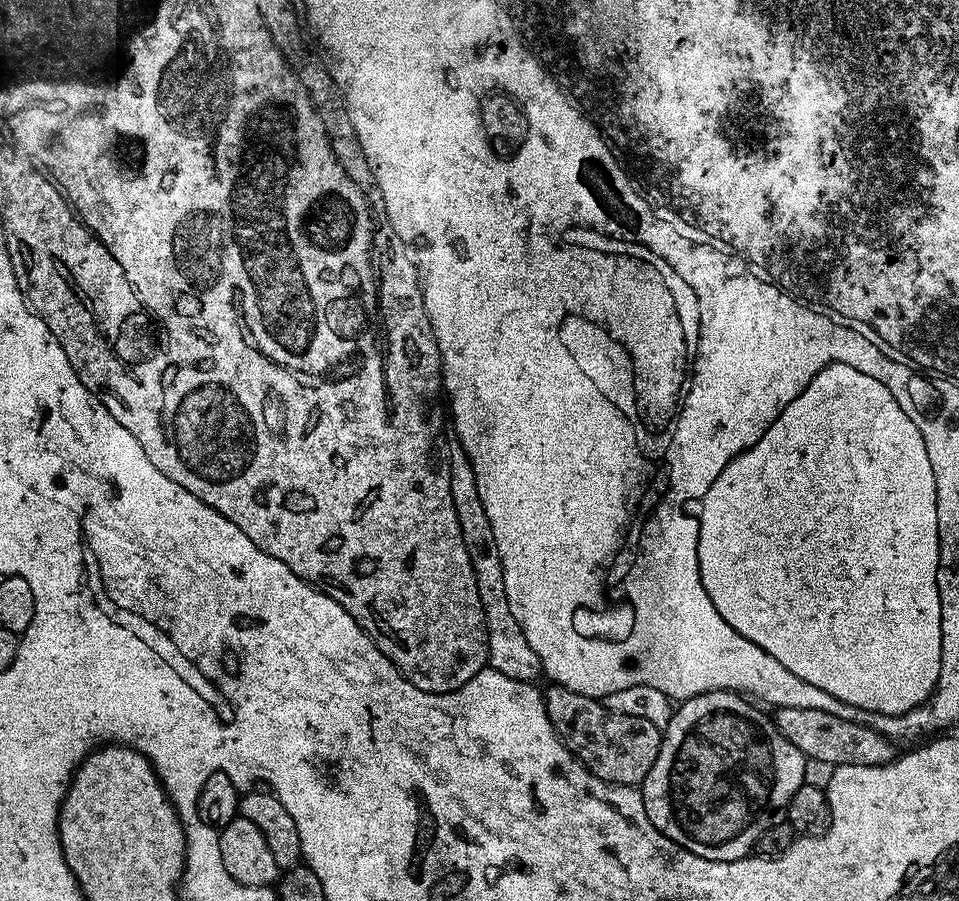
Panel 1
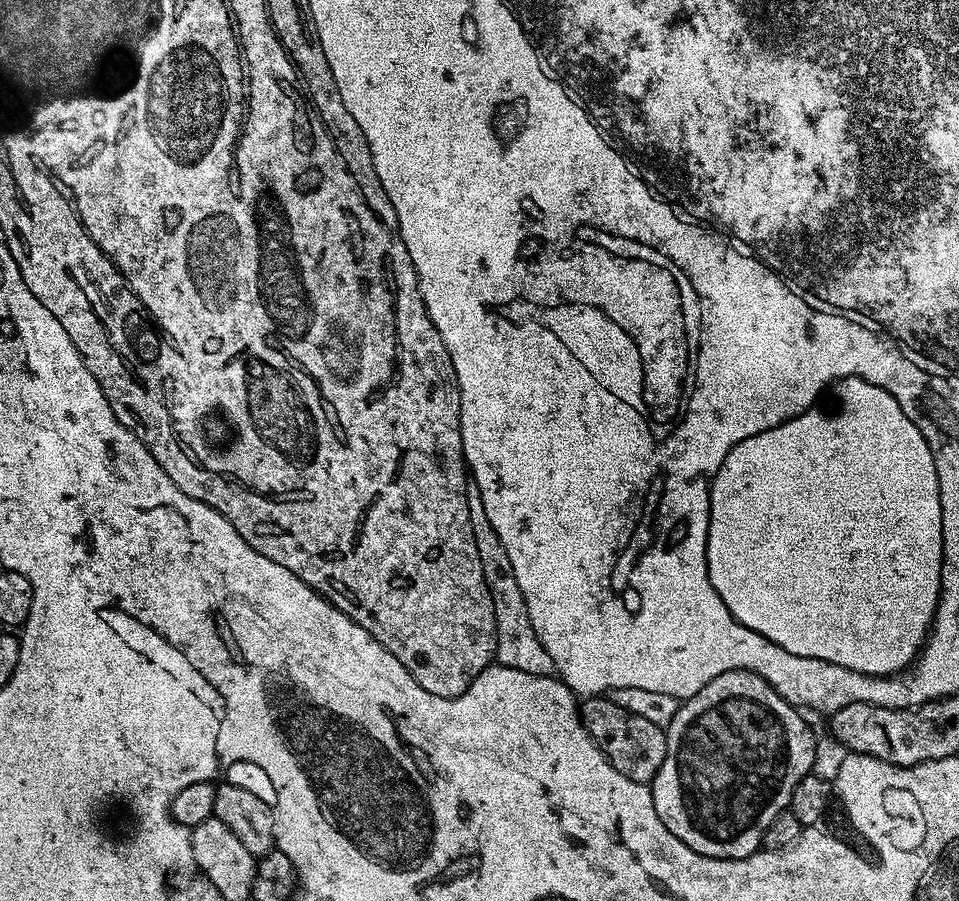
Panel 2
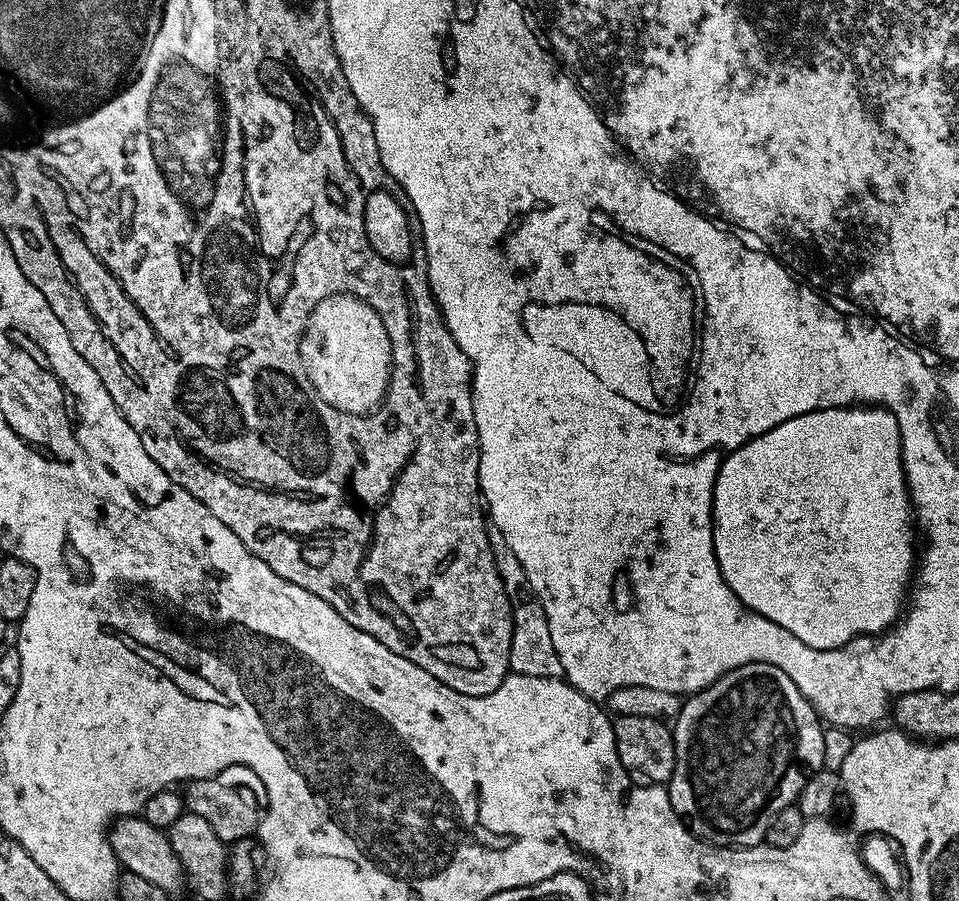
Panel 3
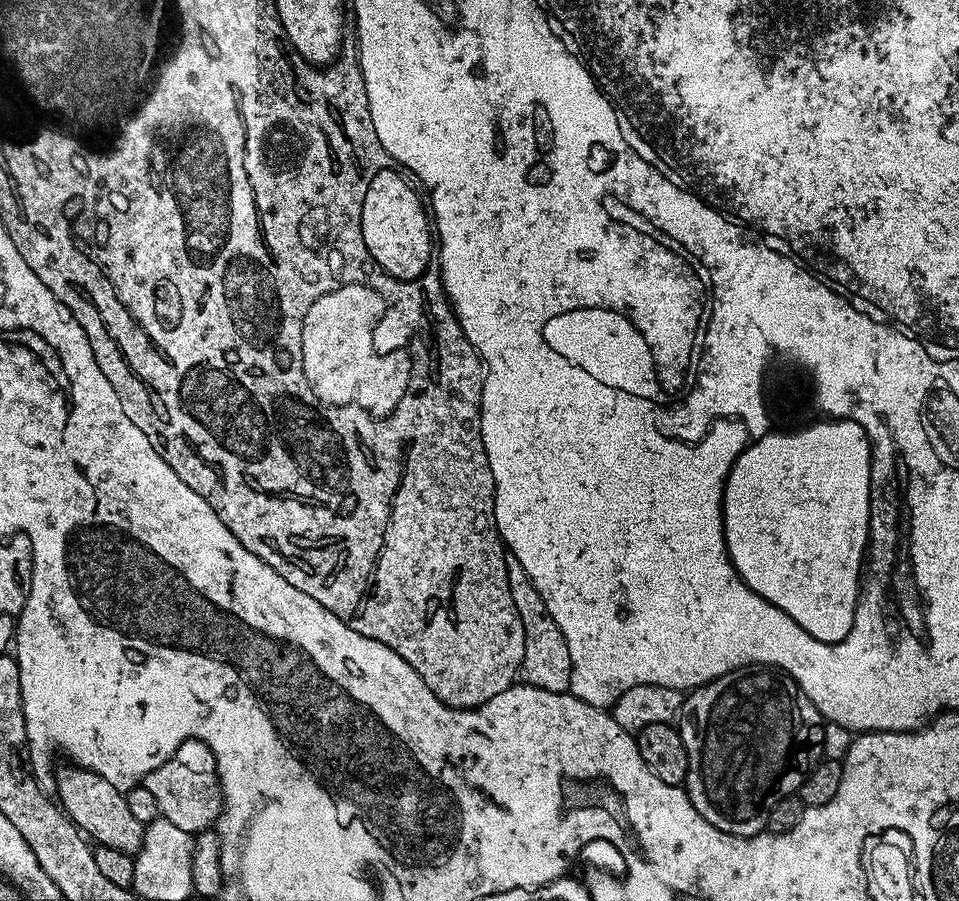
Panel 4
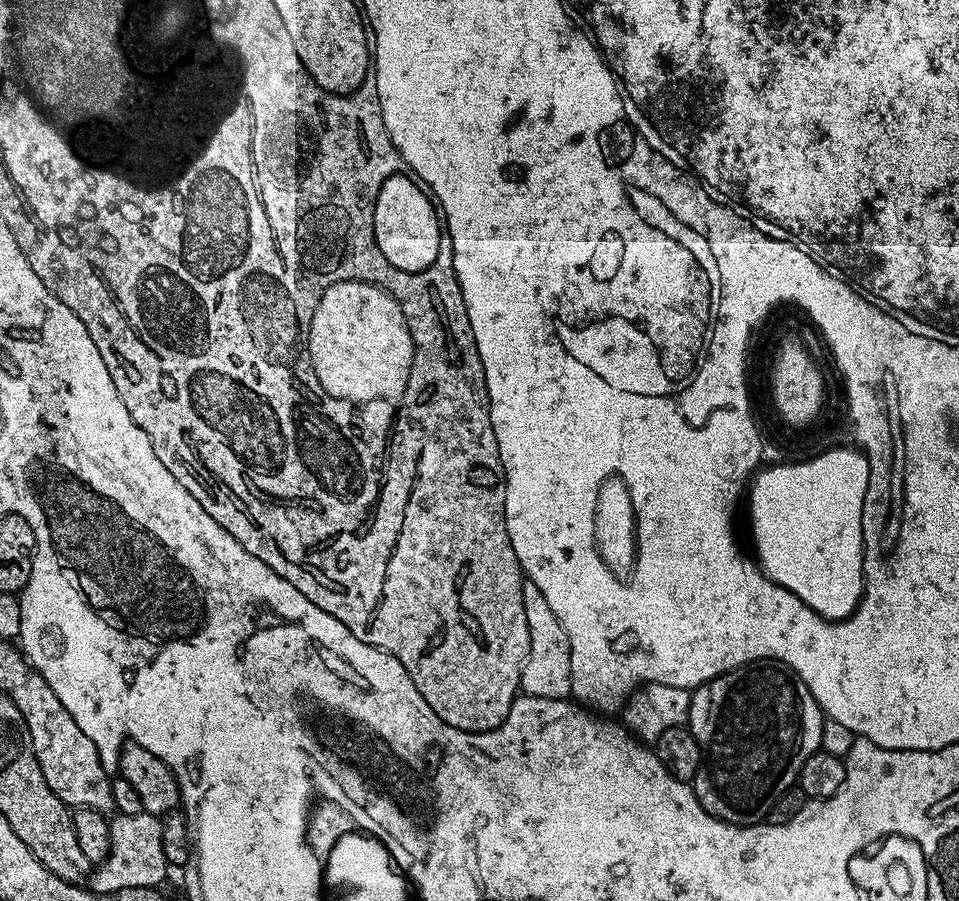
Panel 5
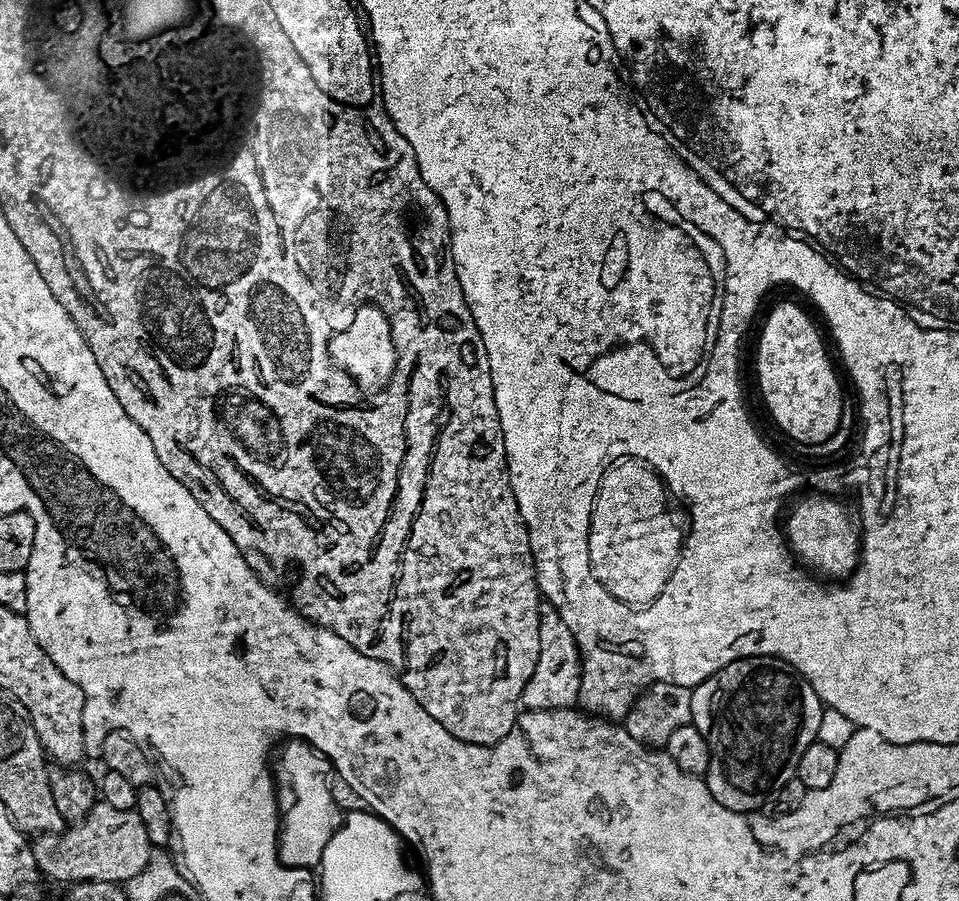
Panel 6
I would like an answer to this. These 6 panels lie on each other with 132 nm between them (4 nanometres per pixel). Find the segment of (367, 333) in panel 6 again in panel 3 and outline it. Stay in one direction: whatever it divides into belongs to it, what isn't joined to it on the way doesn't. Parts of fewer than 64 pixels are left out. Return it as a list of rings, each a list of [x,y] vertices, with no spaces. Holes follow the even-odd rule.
[[[332,295],[318,302],[300,341],[300,357],[318,396],[342,413],[367,415],[380,406],[388,391],[391,342],[381,316],[357,296]]]

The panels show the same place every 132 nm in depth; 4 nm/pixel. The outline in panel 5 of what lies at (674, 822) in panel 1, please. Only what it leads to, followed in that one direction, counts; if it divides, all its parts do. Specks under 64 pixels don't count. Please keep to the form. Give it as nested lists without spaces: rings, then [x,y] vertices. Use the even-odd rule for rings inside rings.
[[[779,662],[744,664],[741,668],[723,672],[722,675],[715,676],[712,680],[707,680],[707,682],[692,692],[692,701],[690,702],[690,710],[688,711],[688,719],[686,721],[686,727],[689,732],[694,734],[702,757],[700,769],[694,781],[694,791],[698,802],[711,816],[716,816],[719,820],[724,821],[725,824],[761,823],[767,817],[768,811],[774,806],[774,802],[778,802],[778,798],[782,798],[782,794],[786,794],[788,789],[799,781],[802,762],[806,762],[806,758],[810,758],[810,754],[821,751],[822,726],[825,719],[826,717],[821,712],[814,694],[810,694],[810,690],[806,690],[801,676],[796,673],[796,669],[787,668],[786,665]]]

